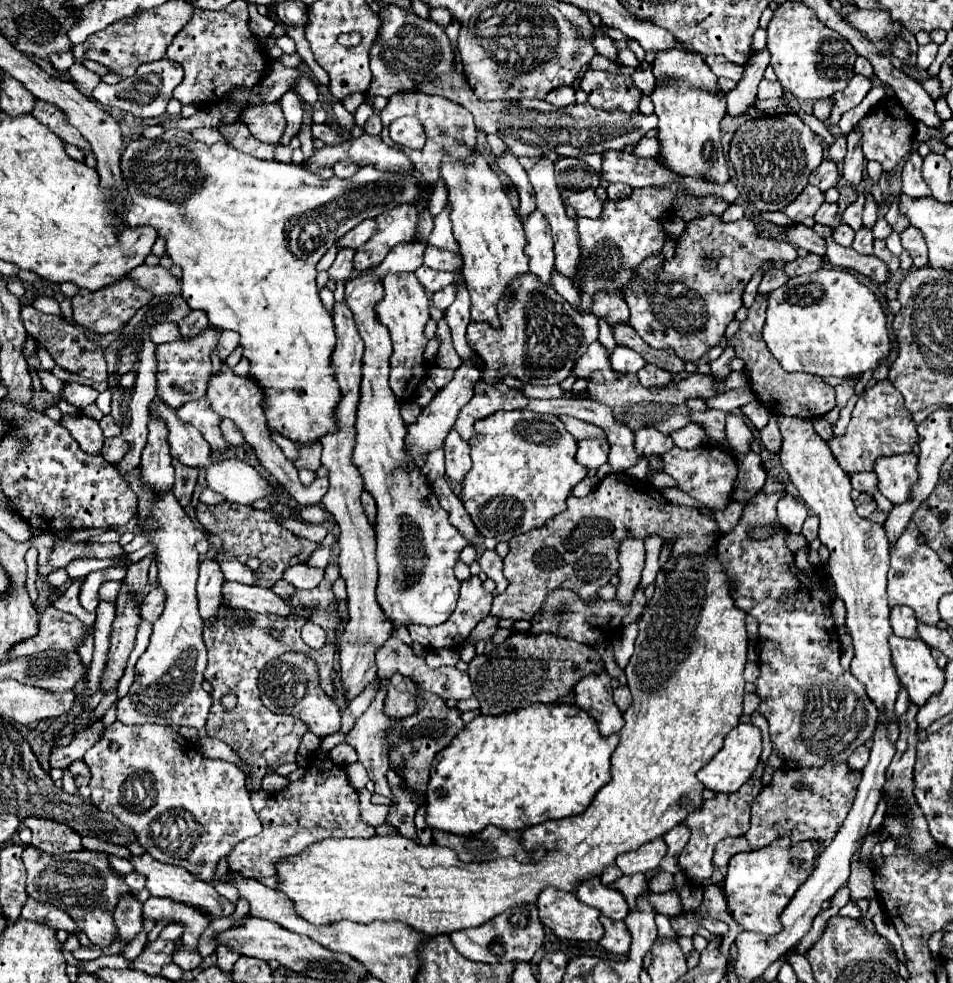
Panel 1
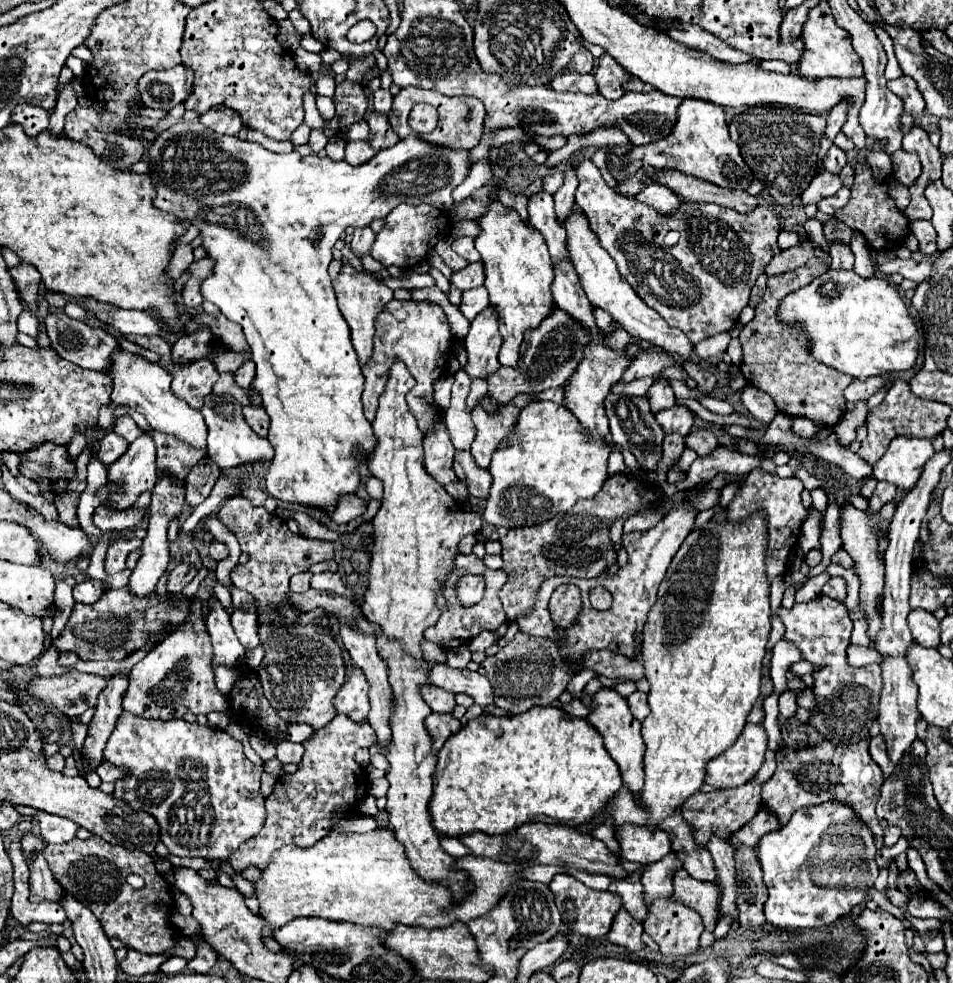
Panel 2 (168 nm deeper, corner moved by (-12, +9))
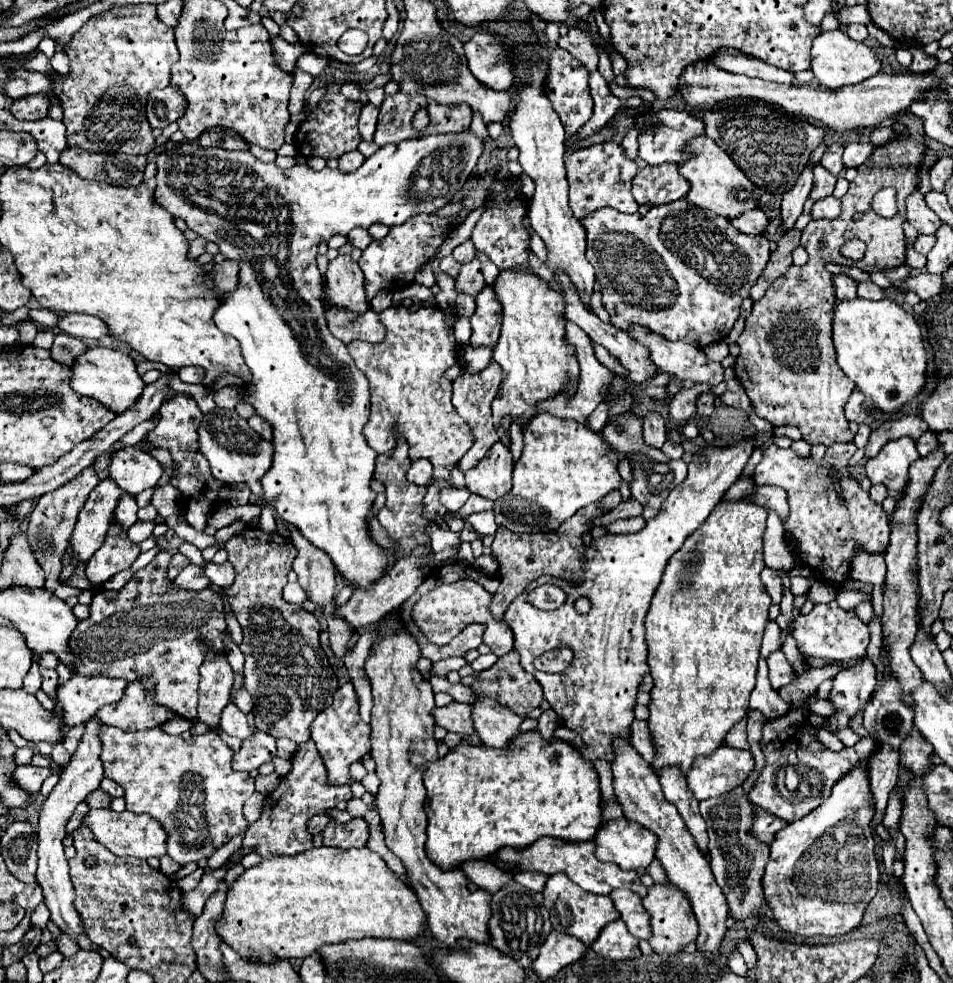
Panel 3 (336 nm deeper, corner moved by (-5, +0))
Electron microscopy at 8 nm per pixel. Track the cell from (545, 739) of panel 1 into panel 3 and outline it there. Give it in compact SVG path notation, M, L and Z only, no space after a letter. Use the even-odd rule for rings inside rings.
M537 729L519 733L505 749L459 743L427 767L423 783L427 789L425 851L433 863L445 869L455 869L467 859L487 859L505 845L527 847L543 835L589 841L601 825L599 775L593 763L563 739L545 741Z

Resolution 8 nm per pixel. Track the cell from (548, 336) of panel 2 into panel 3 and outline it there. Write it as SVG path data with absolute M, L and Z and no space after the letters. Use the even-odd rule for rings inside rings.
M492 360L488 367L481 371L479 375L461 373L461 375L453 381L453 407L457 409L459 417L471 427L471 433L473 433L473 439L475 439L475 441L473 441L473 447L471 447L471 449L461 457L461 461L459 461L461 471L467 471L467 469L475 467L477 461L481 461L481 459L485 457L487 449L489 449L495 441L499 441L497 427L499 427L499 429L509 429L511 419L509 419L509 417L503 417L503 419L499 421L499 425L495 425L495 423L493 423L491 410L491 403L493 403L493 399L497 397L499 387L501 387L503 380L502 373L501 366Z

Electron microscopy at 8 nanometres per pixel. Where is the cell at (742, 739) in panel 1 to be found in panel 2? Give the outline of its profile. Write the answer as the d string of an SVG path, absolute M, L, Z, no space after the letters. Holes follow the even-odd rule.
M746 724L740 738L712 762L704 782L712 788L736 788L746 784L764 764L768 736L758 724Z

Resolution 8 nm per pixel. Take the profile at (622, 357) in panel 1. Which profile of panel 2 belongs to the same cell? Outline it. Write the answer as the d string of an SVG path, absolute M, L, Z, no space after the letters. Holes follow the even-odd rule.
M642 352L628 366L628 370L624 372L622 382L632 382L632 380L646 378L646 376L656 376L666 366L676 366L676 362L672 360L672 356L668 356L666 352L658 352L658 354L646 354L646 352Z

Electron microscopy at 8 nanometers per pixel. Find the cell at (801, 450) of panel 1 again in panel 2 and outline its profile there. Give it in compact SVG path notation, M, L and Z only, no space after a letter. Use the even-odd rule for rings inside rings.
M892 500L885 504L876 516L868 516L862 510L856 510L852 504L846 504L844 514L842 514L842 524L840 524L840 536L842 536L842 544L844 550L854 558L854 570L862 582L860 586L860 608L866 612L866 622L870 624L868 636L874 640L878 630L882 628L882 612L880 606L876 604L876 598L882 594L884 590L884 562L876 552L878 546L878 532L888 532L888 524L894 516L897 504Z

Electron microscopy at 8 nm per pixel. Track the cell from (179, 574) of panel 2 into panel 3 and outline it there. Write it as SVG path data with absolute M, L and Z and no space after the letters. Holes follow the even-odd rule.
M187 565L173 581L175 587L179 589L191 589L191 591L201 591L205 587L209 587L209 579L205 579L205 573L201 567L197 565Z

